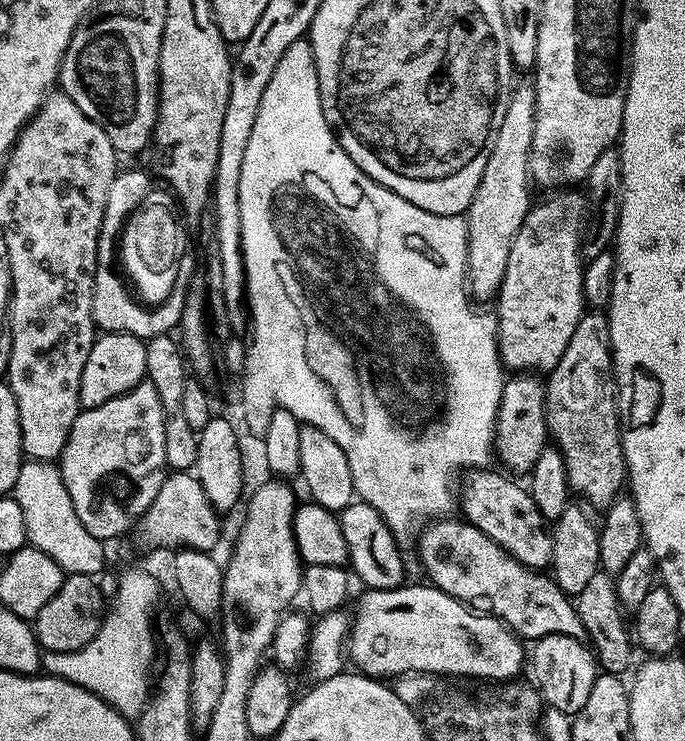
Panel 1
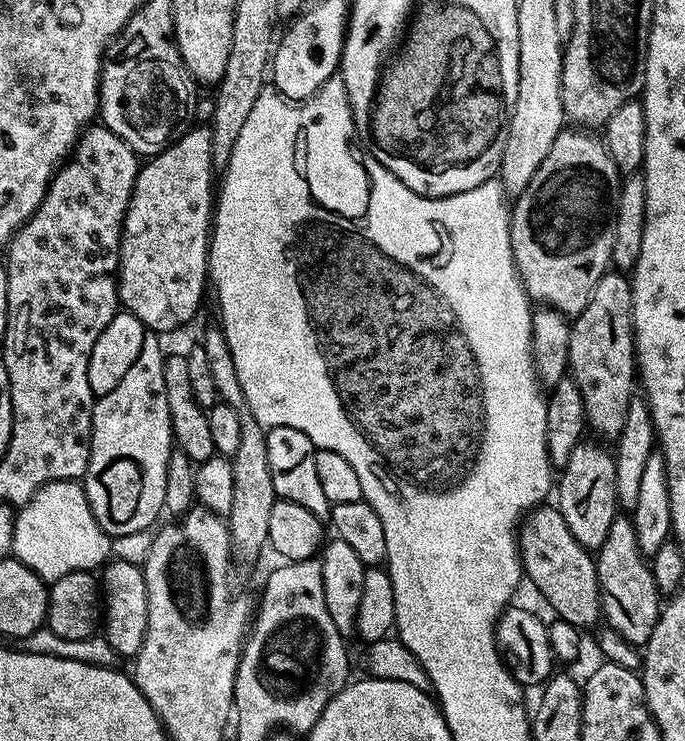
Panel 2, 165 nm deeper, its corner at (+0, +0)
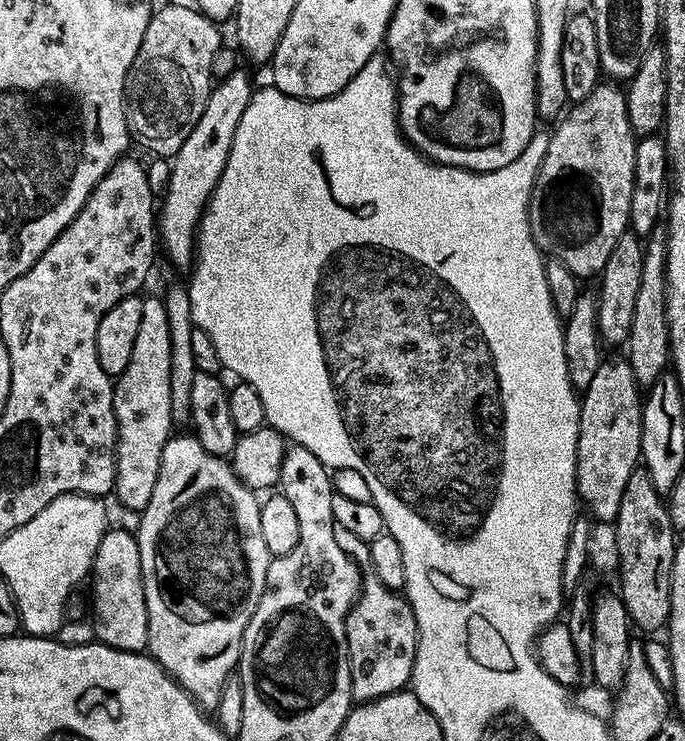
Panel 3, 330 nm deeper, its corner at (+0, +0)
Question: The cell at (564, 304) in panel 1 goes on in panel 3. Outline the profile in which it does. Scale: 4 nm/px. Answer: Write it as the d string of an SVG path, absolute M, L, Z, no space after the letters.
M601 82L590 98L567 109L556 133L547 137L546 158L538 170L536 187L528 203L530 230L541 253L566 262L578 278L599 277L606 266L606 258L610 258L610 250L614 250L618 238L629 231L630 194L634 190L634 150L638 137L626 114L624 93L625 89L615 83Z

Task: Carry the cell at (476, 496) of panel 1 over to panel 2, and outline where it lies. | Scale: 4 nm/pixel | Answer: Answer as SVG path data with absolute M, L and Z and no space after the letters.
M537 506L523 517L518 528L518 547L523 575L544 595L544 600L556 611L555 615L561 620L572 623L579 630L586 630L601 619L600 587L596 573L596 561L593 553L584 548L574 534L570 534L570 526L566 526L566 518L562 518L559 507Z

